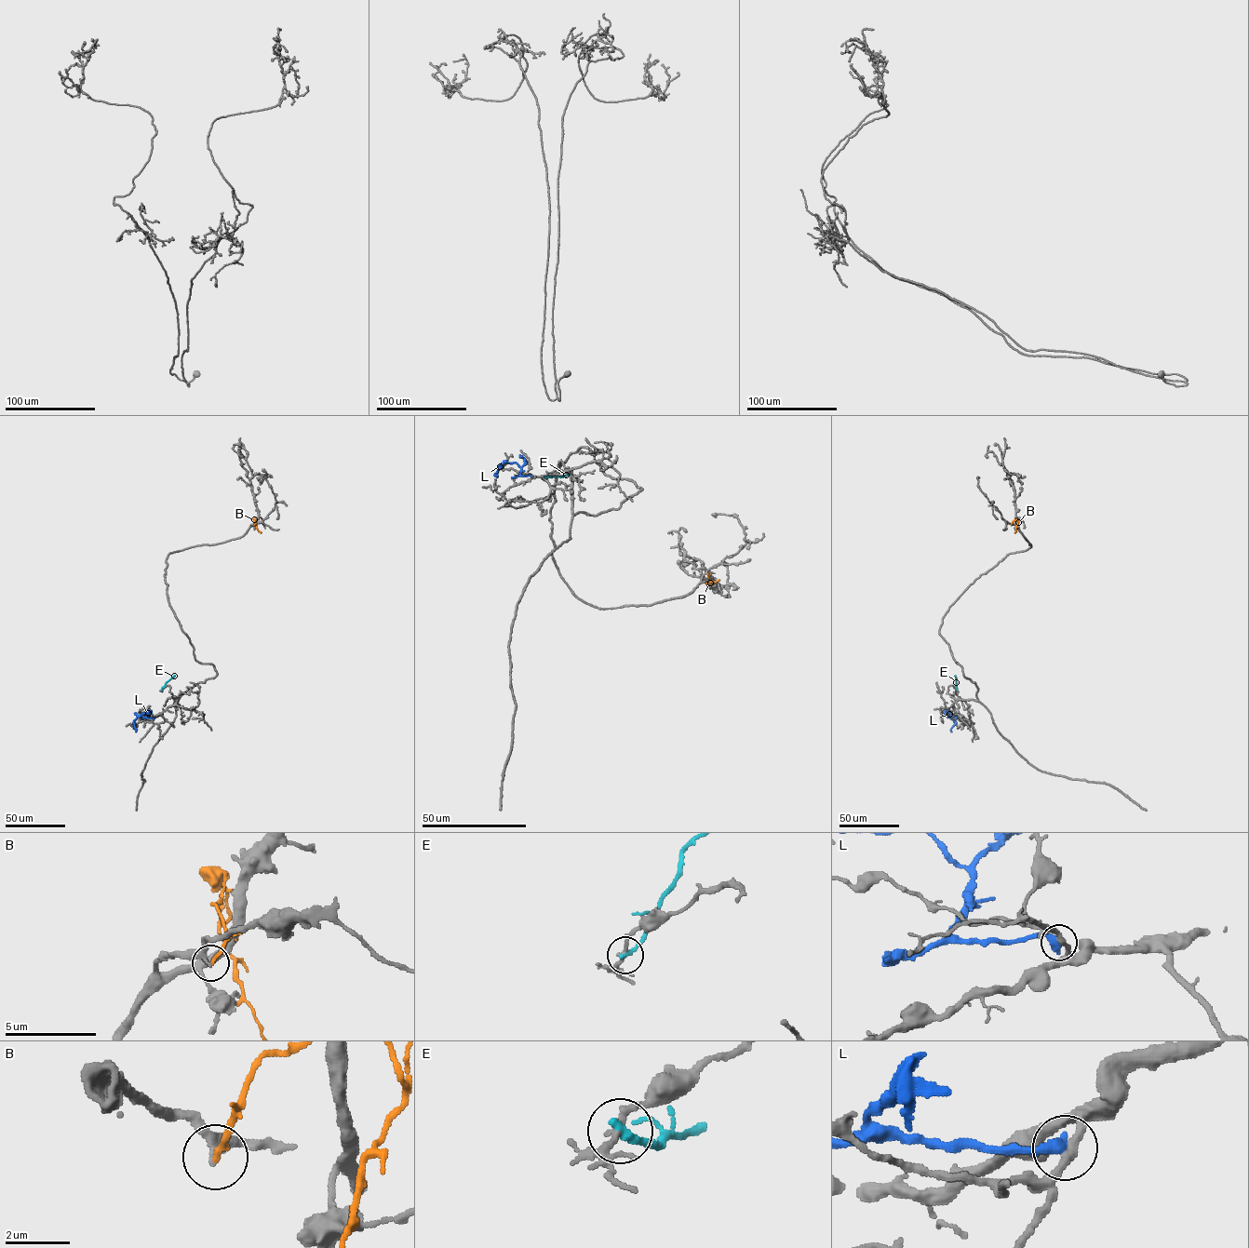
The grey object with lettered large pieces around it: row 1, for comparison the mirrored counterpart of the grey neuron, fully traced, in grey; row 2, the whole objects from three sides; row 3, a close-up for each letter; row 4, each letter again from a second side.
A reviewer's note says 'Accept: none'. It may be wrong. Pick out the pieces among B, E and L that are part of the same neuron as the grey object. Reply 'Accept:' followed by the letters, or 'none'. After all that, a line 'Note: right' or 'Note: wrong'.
Accept: none
Note: right

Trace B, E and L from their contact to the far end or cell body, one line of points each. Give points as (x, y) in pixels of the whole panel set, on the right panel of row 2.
B: (1011, 525), (1015, 519), (1018, 522), (1014, 532)
E: (956, 690), (955, 675)
L: (956, 717), (948, 713), (955, 722), (951, 731)

